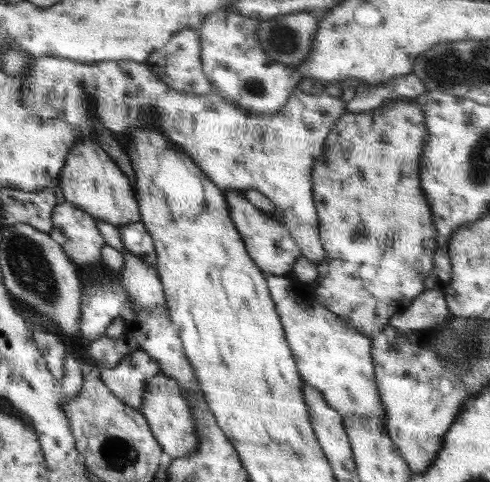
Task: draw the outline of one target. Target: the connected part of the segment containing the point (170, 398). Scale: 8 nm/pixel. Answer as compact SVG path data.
M162 372L151 378L147 382L146 396L139 410L147 417L152 435L155 436L155 440L161 445L164 453L170 455L172 459L189 458L196 453L199 436L197 436L198 431L195 427L195 416L192 415L188 399L184 397L182 385L176 379Z

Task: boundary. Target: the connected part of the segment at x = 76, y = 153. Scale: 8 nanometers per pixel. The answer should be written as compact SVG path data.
M88 137L72 145L59 182L65 201L87 211L94 218L98 217L119 228L142 220L132 182L97 139Z

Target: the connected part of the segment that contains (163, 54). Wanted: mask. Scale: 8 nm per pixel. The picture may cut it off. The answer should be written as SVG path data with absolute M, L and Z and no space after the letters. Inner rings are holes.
M186 29L176 32L164 44L156 57L152 58L150 66L155 75L158 76L157 78L173 90L191 93L196 96L214 92L202 68L199 30Z

